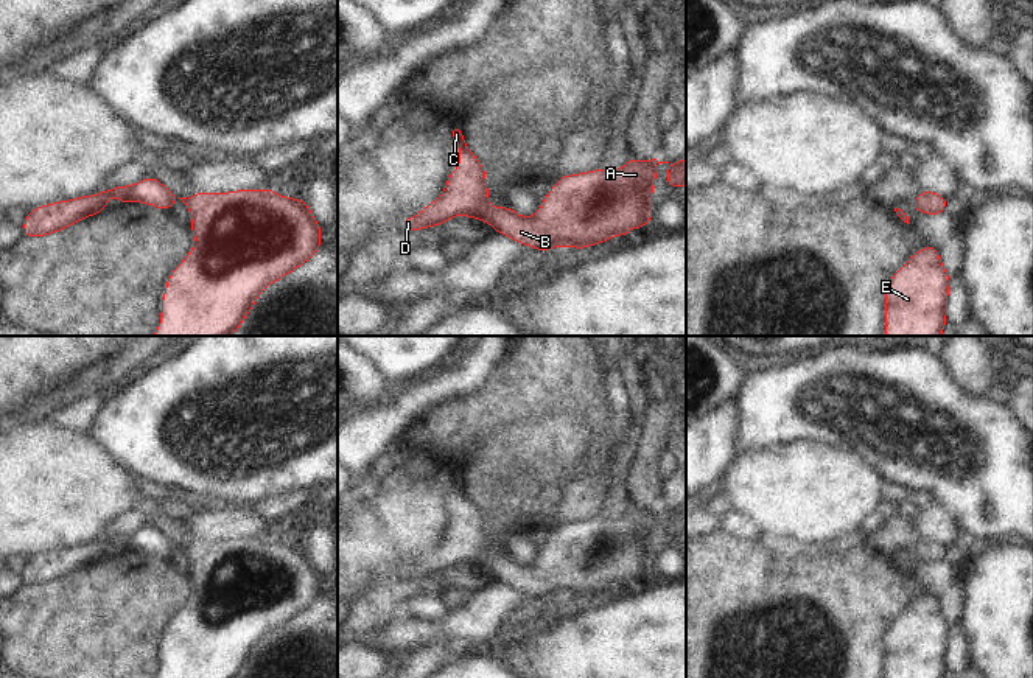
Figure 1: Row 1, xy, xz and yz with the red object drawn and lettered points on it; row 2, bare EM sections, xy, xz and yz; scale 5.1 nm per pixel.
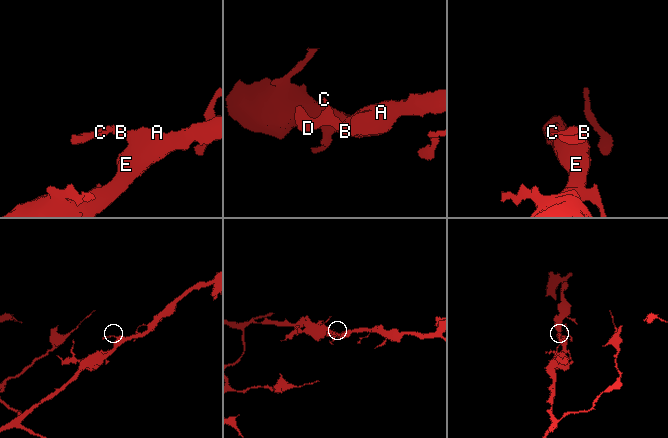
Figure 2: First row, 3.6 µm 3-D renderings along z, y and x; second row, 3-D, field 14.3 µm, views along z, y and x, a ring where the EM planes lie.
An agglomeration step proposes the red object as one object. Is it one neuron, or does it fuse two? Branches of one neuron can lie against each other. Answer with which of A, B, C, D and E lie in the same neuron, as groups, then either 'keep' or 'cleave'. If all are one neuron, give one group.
A B C D E; keep

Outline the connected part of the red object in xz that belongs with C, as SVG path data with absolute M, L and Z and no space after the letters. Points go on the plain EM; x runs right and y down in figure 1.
M459 477L453 479L453 485L460 498L459 518L448 522L442 544L417 564L404 566L400 578L423 578L465 563L485 568L495 580L531 597L587 597L615 583L625 586L630 577L646 575L653 566L650 544L660 512L671 516L666 522L669 536L686 535L686 507L674 512L630 507L618 519L594 518L563 524L541 549L538 561L523 566L513 557L488 552L485 516L467 498L467 487Z

